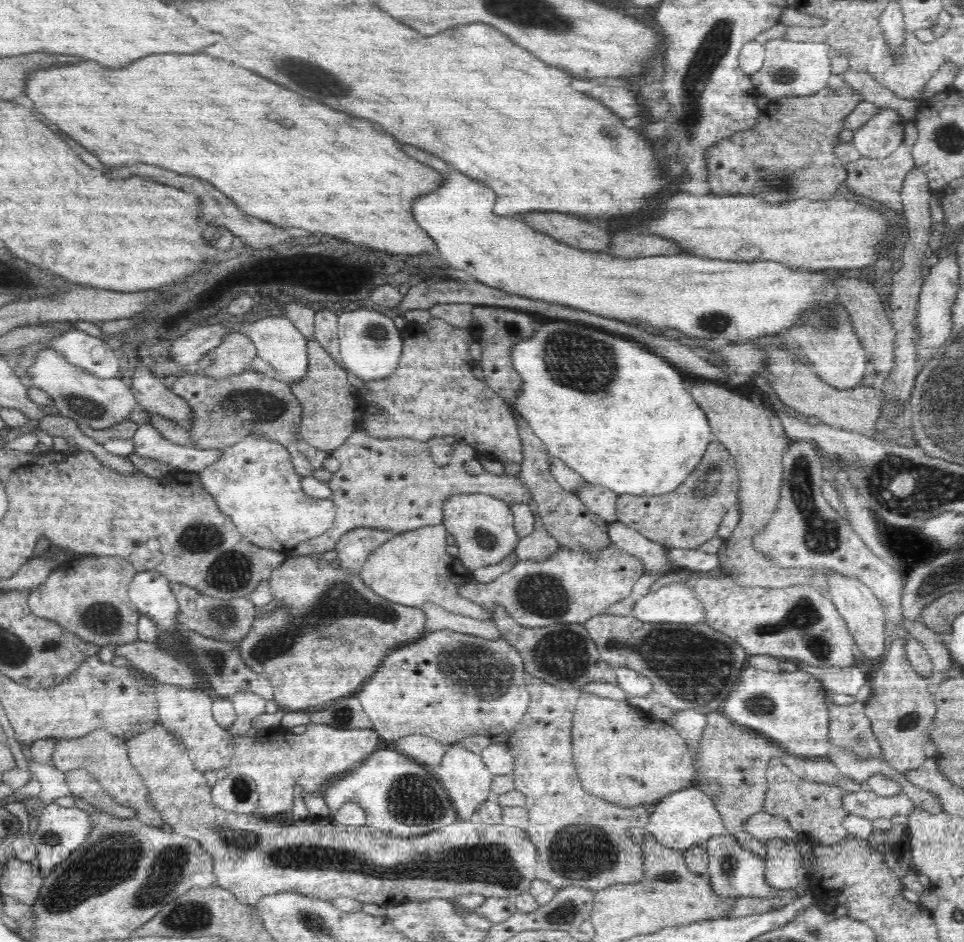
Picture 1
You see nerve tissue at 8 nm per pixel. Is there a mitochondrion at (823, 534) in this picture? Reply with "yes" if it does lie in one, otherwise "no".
yes

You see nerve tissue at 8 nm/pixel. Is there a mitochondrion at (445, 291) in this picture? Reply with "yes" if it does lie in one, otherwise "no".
no

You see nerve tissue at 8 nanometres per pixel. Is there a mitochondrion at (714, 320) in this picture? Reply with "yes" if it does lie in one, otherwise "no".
yes

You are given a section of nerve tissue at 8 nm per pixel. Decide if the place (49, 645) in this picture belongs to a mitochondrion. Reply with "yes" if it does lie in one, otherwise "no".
yes

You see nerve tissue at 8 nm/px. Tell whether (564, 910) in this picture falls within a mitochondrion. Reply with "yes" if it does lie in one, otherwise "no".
yes

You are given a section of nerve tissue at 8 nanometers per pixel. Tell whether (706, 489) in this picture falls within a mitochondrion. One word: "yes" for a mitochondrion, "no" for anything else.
yes

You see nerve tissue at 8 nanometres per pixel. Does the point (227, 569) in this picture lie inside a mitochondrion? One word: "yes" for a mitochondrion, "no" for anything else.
yes

